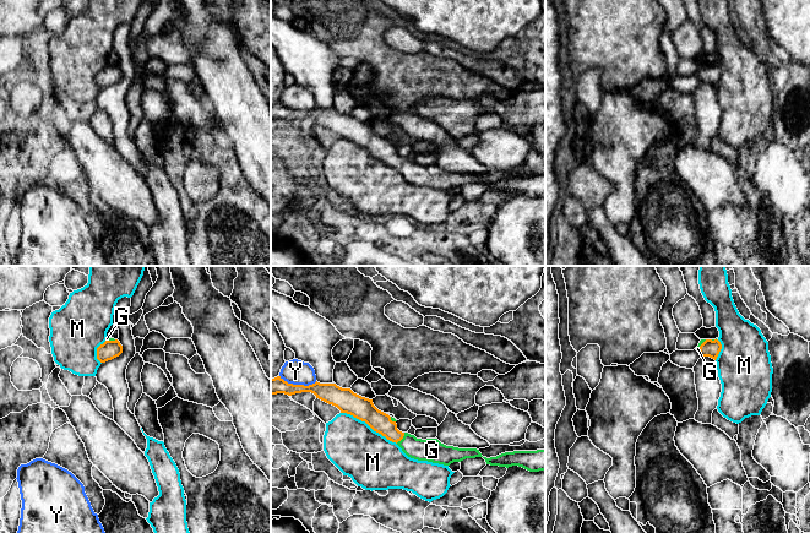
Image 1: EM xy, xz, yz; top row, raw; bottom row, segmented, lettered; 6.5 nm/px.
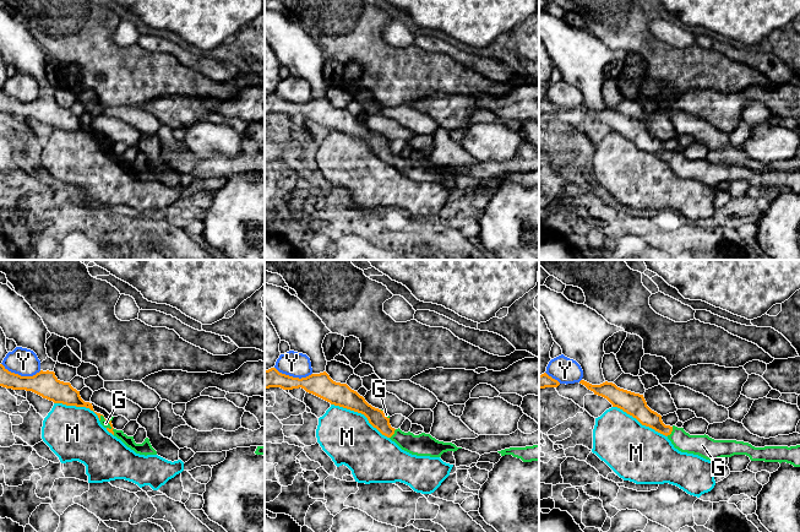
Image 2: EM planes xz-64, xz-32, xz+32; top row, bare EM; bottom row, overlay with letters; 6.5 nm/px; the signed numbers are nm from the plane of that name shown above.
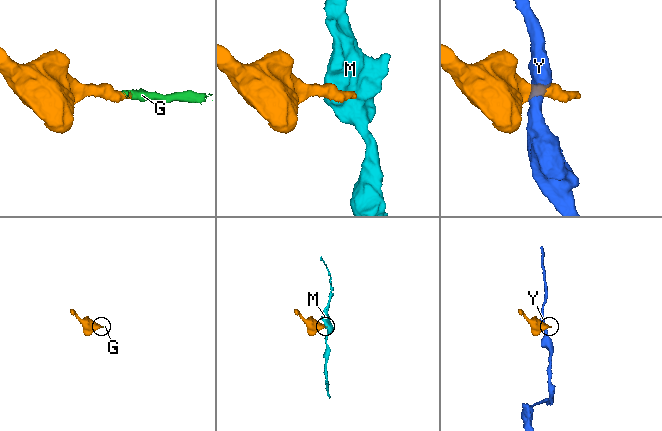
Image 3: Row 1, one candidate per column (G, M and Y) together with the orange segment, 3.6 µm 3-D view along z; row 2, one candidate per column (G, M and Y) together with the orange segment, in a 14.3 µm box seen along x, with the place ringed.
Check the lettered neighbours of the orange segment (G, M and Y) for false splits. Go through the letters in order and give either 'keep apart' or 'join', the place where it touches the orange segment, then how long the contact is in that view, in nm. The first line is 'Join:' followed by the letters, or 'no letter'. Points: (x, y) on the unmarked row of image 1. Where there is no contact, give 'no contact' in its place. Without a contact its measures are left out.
Join: G
G: join; meets orange in xz at (401, 164); contact 90 nm long
M: keep apart; meets orange in xz at (369, 151); contact 420 nm long
Y: keep apart; meets orange in xz at (298, 110); contact 260 nm long

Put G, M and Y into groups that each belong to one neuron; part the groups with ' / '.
G / M / Y

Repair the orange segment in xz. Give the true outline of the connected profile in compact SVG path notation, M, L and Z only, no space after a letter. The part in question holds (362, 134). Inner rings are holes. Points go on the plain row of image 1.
M281 102L271 104L271 120L284 119L292 121L301 118L311 118L316 124L337 132L341 138L350 140L365 147L374 157L396 168L411 184L450 191L466 184L483 183L477 174L446 172L437 164L422 165L408 158L399 157L395 143L379 136L374 131L373 125L361 123L350 114L317 107L309 112L293 110L284 107Z

